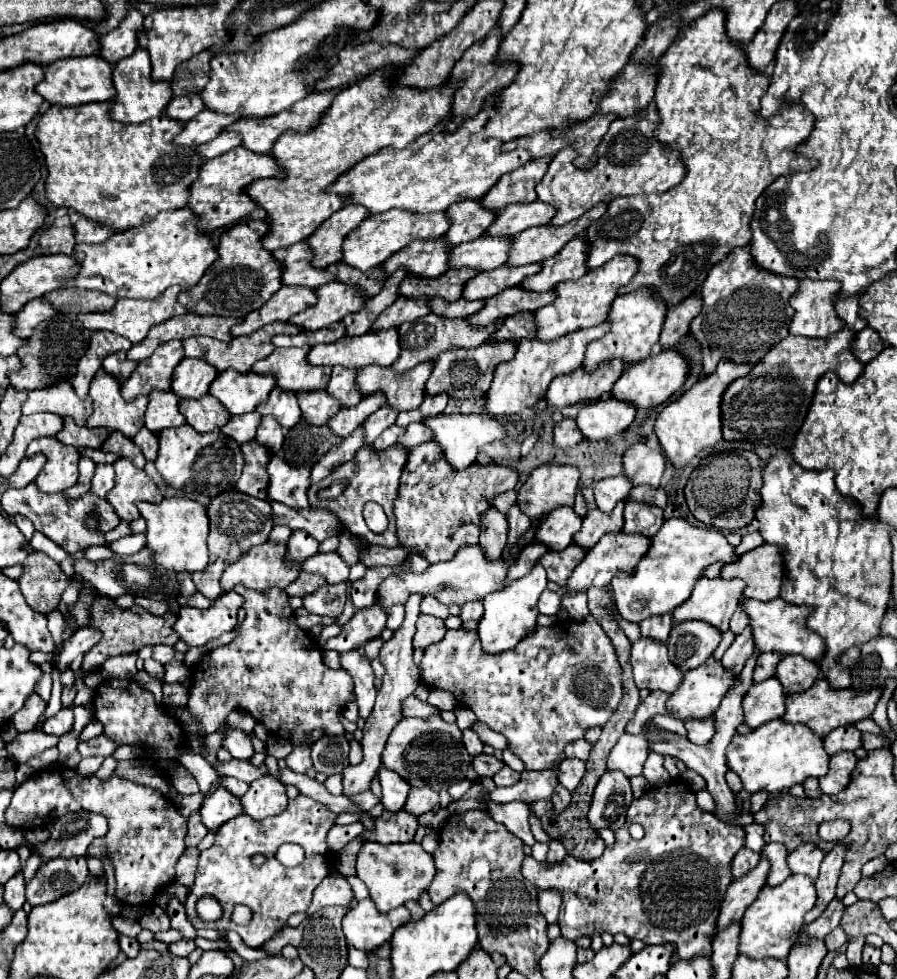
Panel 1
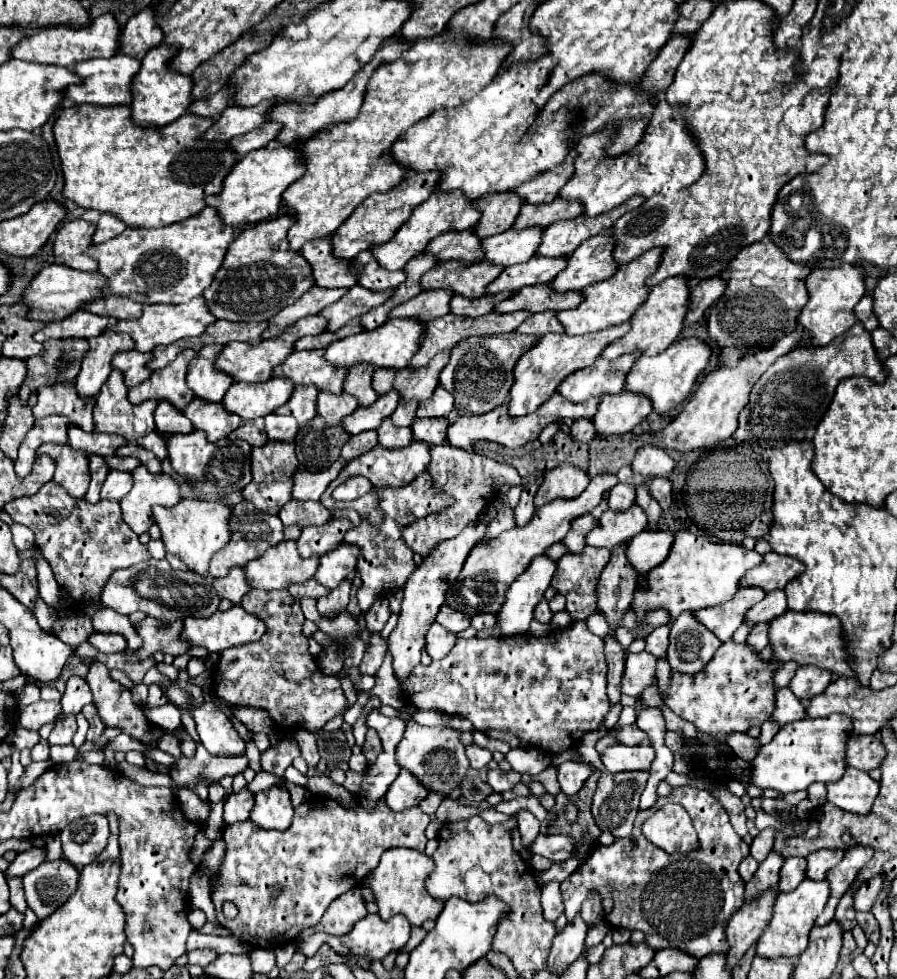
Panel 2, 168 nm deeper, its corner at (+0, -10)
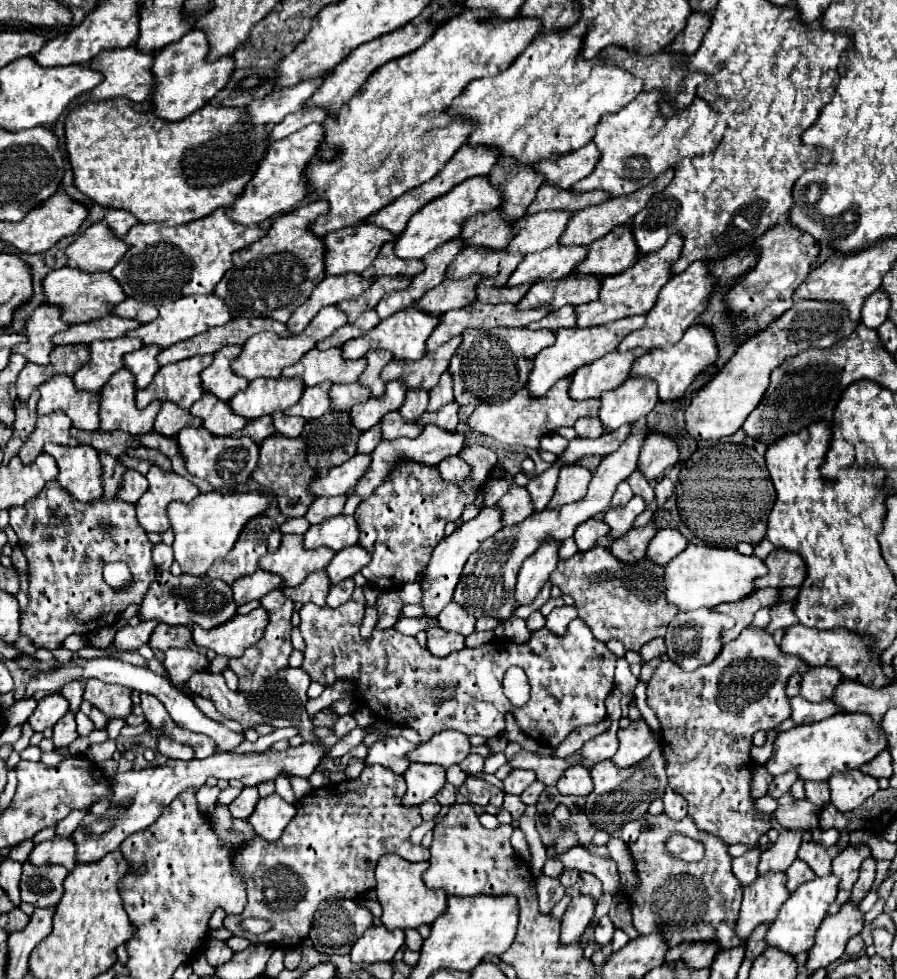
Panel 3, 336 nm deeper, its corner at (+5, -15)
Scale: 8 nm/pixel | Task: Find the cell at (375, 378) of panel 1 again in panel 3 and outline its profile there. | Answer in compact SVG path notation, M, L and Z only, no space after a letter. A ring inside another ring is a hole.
M462 335L452 337L450 341L446 341L442 347L438 347L436 351L426 353L422 359L418 361L400 361L400 359L392 359L384 371L382 371L382 379L384 381L394 381L394 379L404 379L408 389L414 387L426 387L432 389L434 383L438 383L440 375L448 369L450 365L450 357L454 355L454 351L458 349L458 345L462 343Z

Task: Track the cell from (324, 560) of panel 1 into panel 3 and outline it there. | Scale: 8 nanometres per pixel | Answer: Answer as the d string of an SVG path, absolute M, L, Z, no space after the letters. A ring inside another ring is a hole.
M352 545L352 547L338 551L334 555L334 559L330 561L330 565L326 567L326 571L328 571L330 581L336 585L336 583L352 577L354 573L358 573L368 563L370 563L370 553L366 549L362 549L360 545Z

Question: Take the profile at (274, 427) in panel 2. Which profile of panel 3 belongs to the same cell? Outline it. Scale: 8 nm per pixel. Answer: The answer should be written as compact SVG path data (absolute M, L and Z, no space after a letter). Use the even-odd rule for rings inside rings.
M276 411L272 417L274 417L276 431L286 437L300 437L302 427L306 423L304 417L292 417L292 415L286 415L284 411Z

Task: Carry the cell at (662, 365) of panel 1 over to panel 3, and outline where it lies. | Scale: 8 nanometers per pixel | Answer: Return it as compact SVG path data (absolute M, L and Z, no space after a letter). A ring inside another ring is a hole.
M696 323L696 325L688 327L684 337L678 343L674 343L672 347L668 347L668 349L652 349L648 355L636 359L630 375L654 379L658 383L660 401L676 401L676 399L684 397L684 393L690 387L690 383L708 365L712 365L716 359L718 359L718 347L716 347L712 329L708 325L704 325L704 323Z

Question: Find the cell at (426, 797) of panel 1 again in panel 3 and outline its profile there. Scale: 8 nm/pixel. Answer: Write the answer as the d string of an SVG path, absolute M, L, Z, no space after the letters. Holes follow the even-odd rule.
M430 799L430 801L426 801L426 803L420 805L420 815L422 815L424 821L434 819L438 813L440 813L440 803L436 799Z

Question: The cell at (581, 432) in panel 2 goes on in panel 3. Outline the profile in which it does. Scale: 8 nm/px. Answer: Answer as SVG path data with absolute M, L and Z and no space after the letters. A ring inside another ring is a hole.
M584 417L584 419L578 419L578 423L574 425L576 433L580 437L600 437L606 429L602 427L602 421L598 417Z

